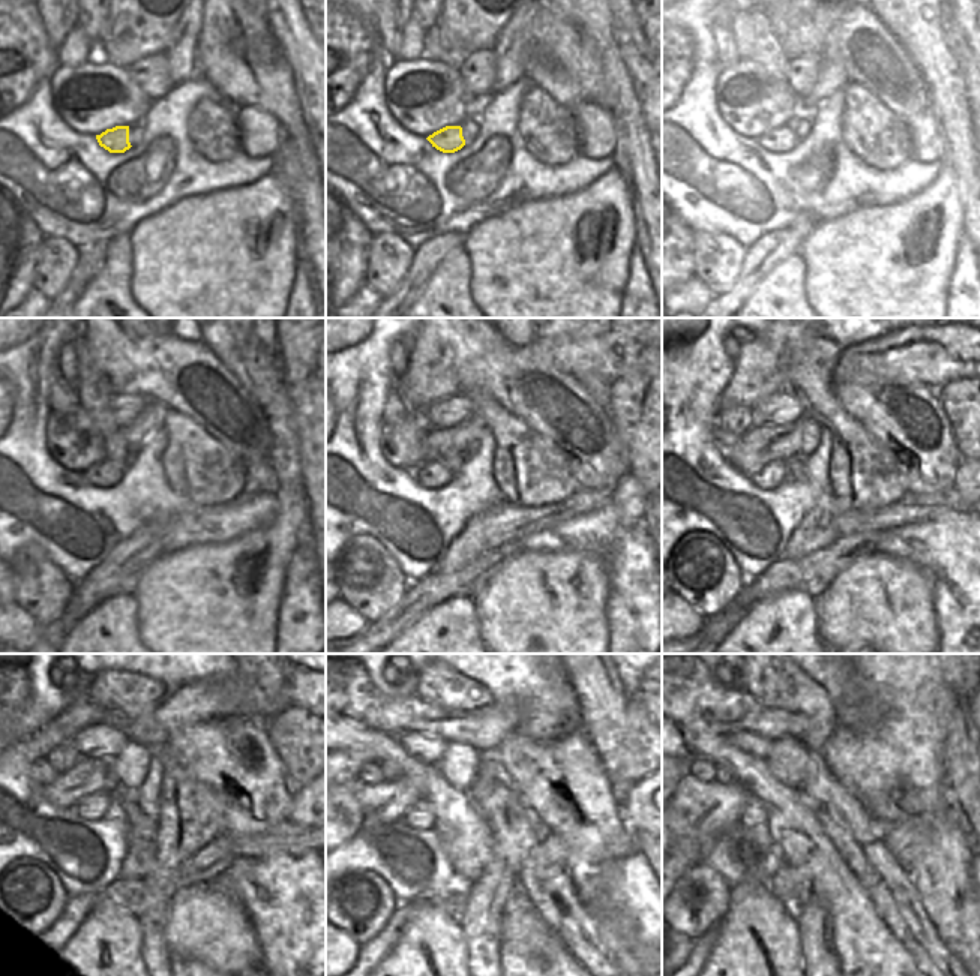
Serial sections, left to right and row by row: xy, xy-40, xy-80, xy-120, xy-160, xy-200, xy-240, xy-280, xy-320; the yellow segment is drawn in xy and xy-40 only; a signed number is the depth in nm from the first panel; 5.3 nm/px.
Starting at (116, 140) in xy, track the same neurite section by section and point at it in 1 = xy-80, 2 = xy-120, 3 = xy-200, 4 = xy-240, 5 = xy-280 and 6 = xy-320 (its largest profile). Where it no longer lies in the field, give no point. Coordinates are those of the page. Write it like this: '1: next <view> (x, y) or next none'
1: next xy-80 (781, 140)
2: next xy-120 (105, 474)
3: next xy-200 (773, 474)
4: next xy-240 (95, 807)
5: next xy-280 (420, 814)
6: next xy-320 (754, 814)

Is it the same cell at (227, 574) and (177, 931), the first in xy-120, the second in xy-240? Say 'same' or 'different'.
same

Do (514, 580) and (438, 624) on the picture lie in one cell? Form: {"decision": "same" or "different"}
{"decision": "different"}

